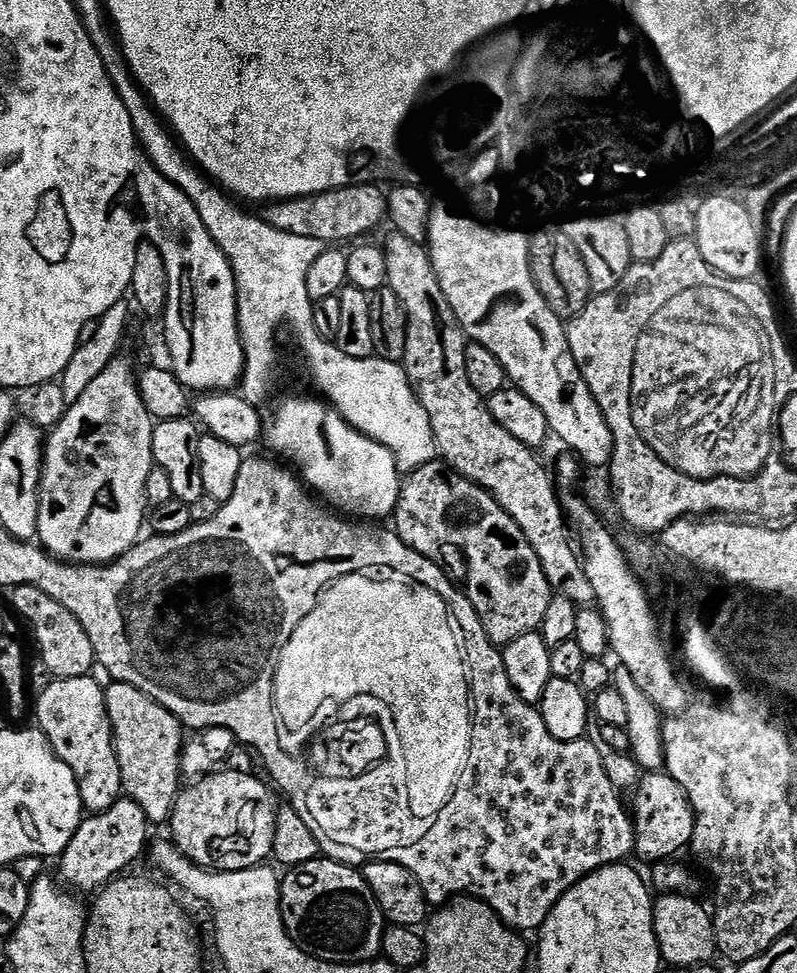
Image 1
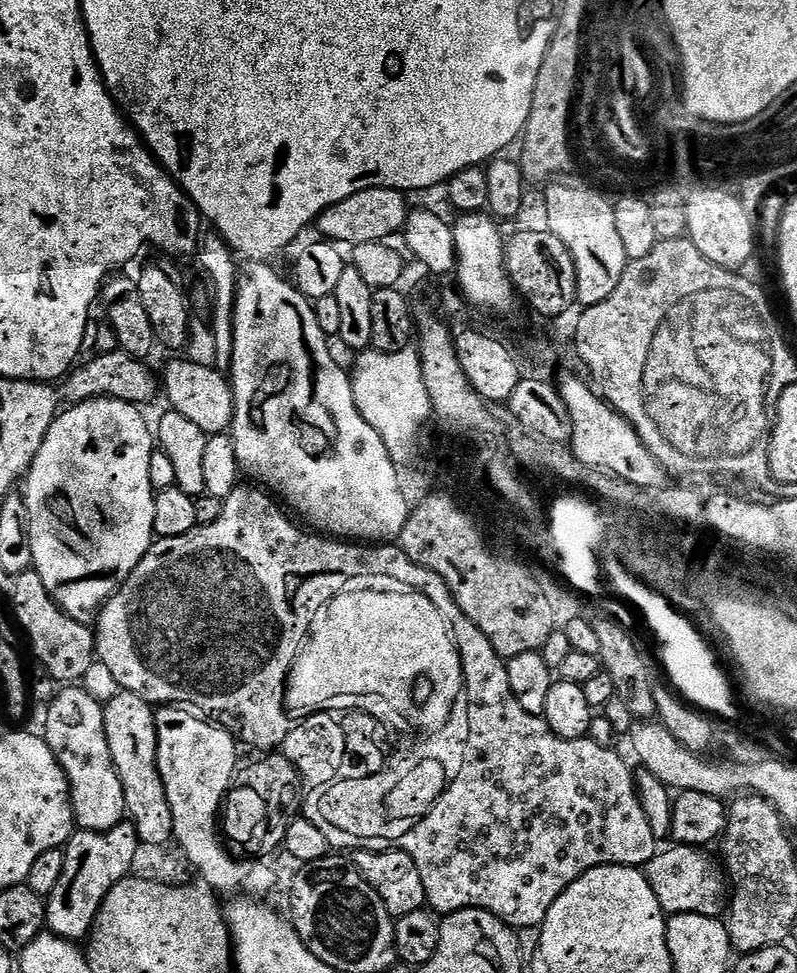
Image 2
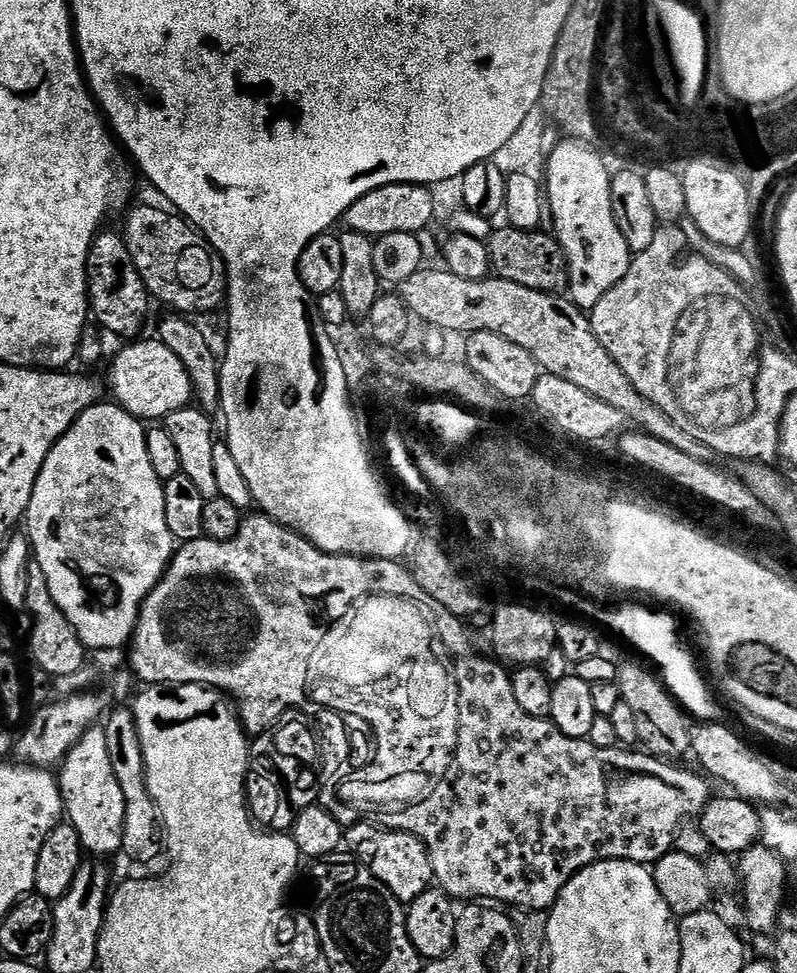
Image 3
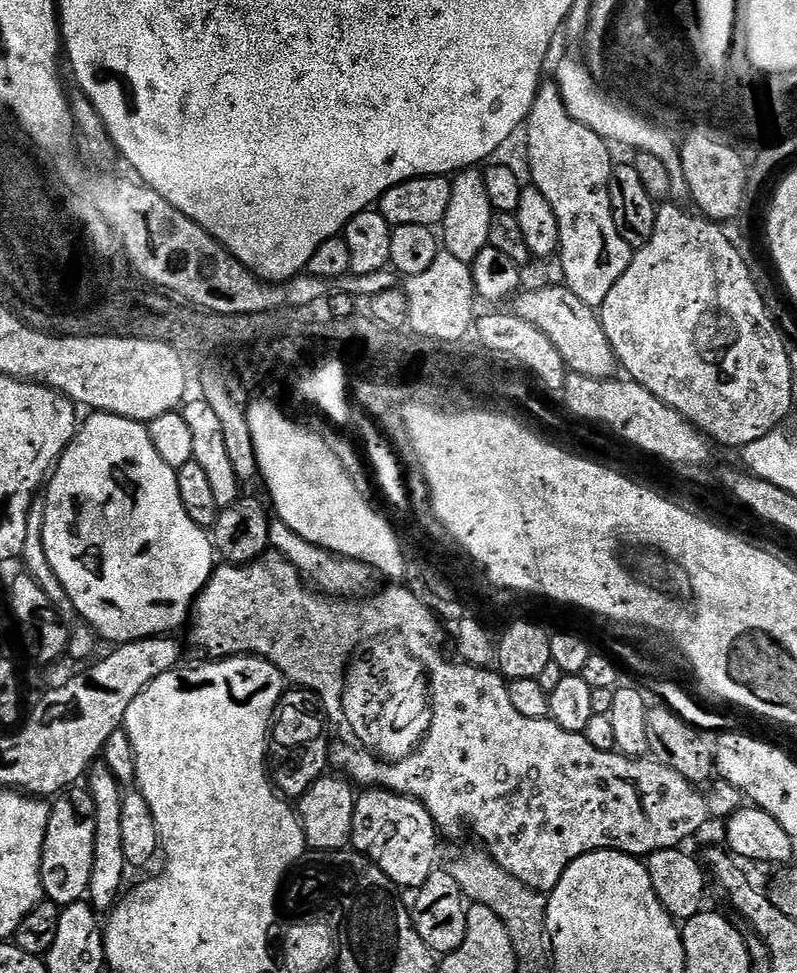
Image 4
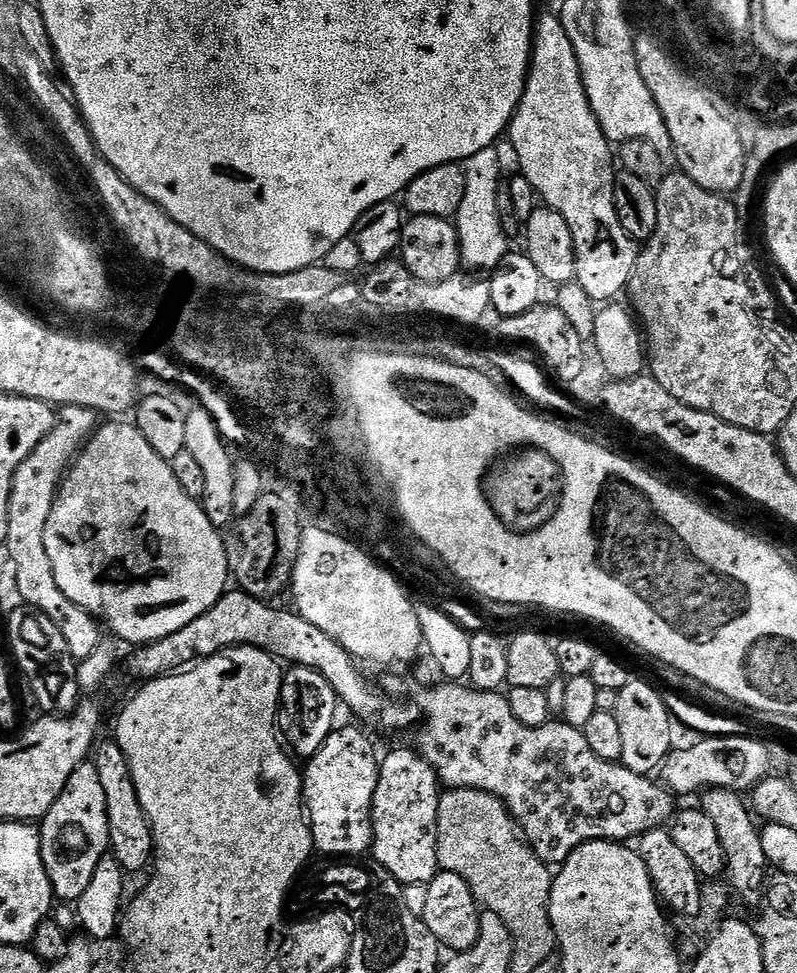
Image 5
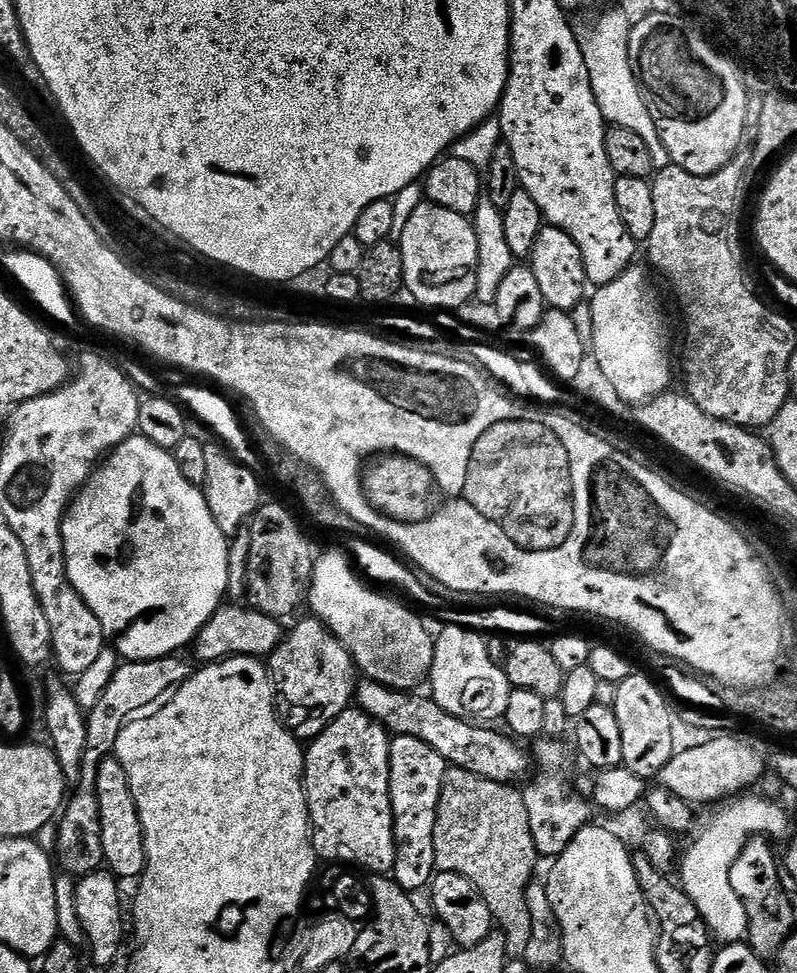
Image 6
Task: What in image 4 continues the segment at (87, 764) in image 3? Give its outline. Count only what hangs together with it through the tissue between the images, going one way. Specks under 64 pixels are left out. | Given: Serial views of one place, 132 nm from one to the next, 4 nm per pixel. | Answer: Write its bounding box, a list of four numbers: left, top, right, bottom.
[86,762,124,914]

